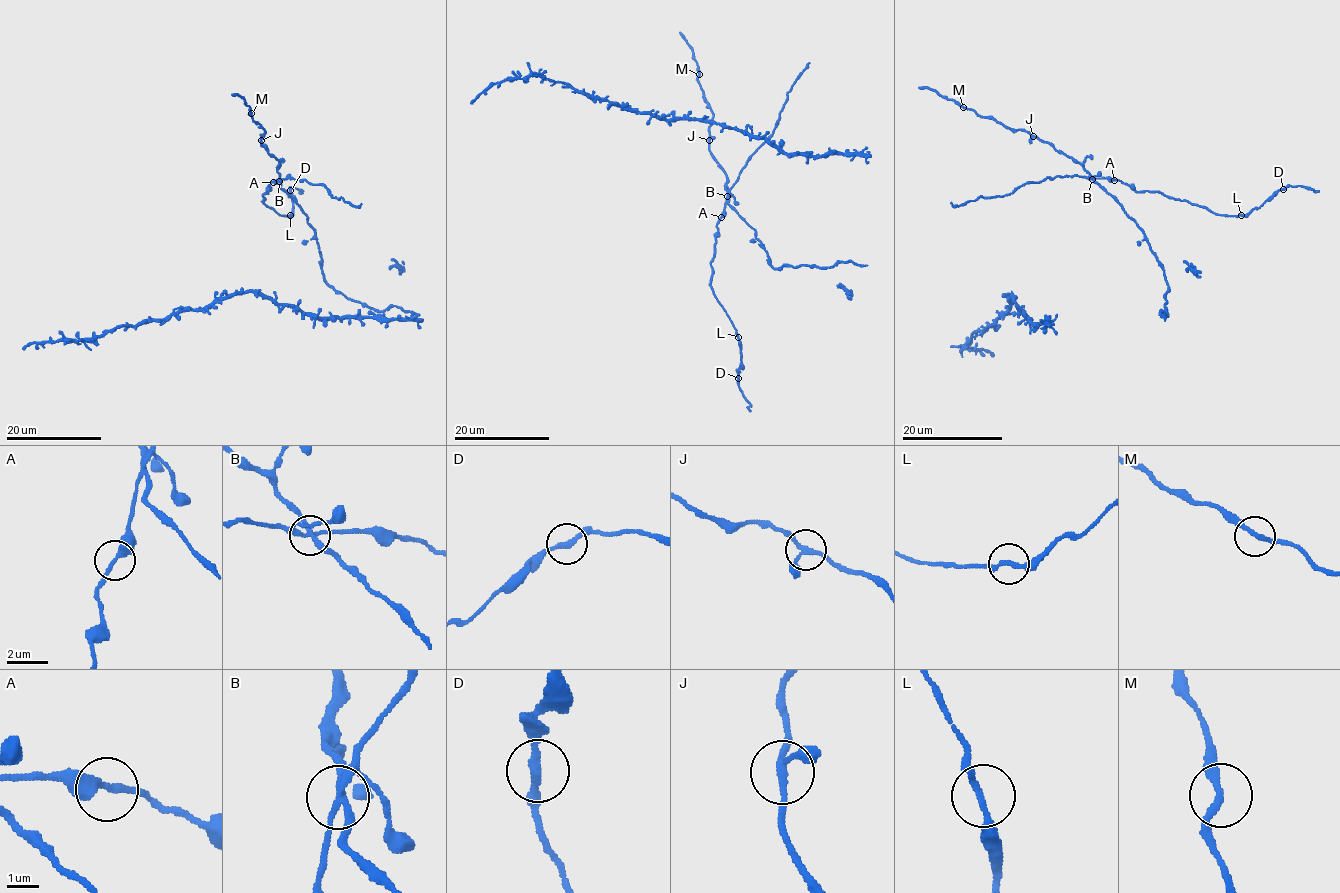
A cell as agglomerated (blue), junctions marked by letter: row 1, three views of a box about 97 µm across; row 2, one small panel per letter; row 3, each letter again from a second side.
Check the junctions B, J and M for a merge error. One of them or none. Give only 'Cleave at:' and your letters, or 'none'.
Cleave at: B

